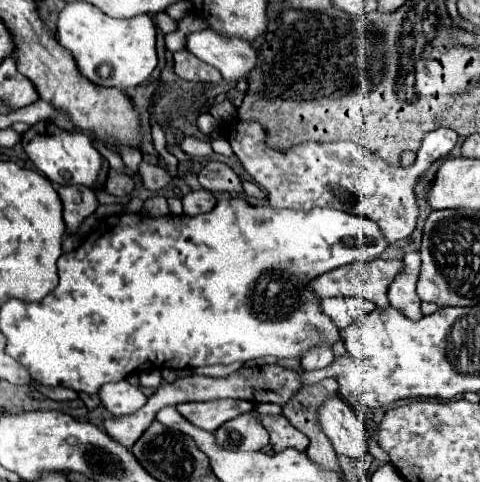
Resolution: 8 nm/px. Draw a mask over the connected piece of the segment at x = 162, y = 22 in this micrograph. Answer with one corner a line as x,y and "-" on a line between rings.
160,12
160,14
154,14
154,24
164,32
164,34
170,34
178,28
178,22
174,18
170,18
166,12

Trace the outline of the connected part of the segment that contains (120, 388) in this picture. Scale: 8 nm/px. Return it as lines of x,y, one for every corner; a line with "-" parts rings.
120,380
116,384
104,384
100,388
100,398
102,398
102,404
114,416
132,414
132,412
140,410
148,402
142,388
130,384
128,380

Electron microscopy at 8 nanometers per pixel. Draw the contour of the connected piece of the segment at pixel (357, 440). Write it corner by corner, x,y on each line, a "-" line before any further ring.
330,398
320,406
318,424
330,438
338,464
340,456
348,456
350,460
364,460
368,452
368,438
364,424
354,414
354,410
346,406
342,398

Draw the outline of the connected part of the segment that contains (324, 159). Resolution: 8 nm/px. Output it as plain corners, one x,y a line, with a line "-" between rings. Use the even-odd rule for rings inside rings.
228,120
226,124
220,124
218,130
222,132
222,136
228,138
234,154
240,158
242,166
254,178
254,182
260,184
268,192
270,204
274,208
312,210
316,206
328,206
328,208
344,210
344,212
356,212
356,214
362,214
362,216
374,220
390,242
408,238
414,232
416,220
418,220
418,204
416,204
414,186
436,160
440,160
452,152
452,148
456,146
456,140
458,140
458,134
450,128
438,128
438,130
428,132
422,140
422,146
418,148
416,162
412,166
404,168
404,166
386,164
382,158
372,154
368,148
354,144
354,142
322,142
322,144
320,142
304,142
304,144
296,144
288,150
276,150
276,148
268,146
266,130
258,122

